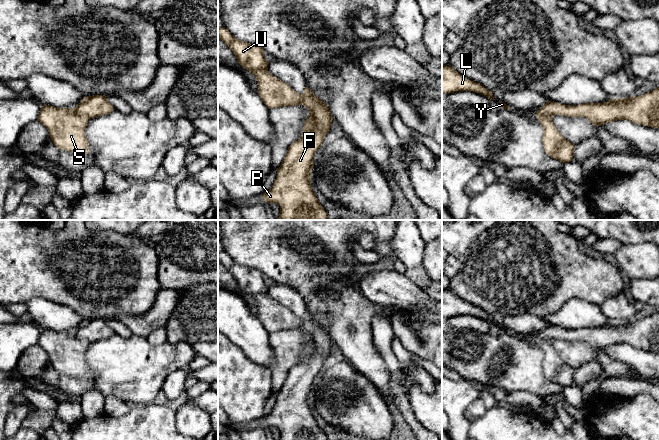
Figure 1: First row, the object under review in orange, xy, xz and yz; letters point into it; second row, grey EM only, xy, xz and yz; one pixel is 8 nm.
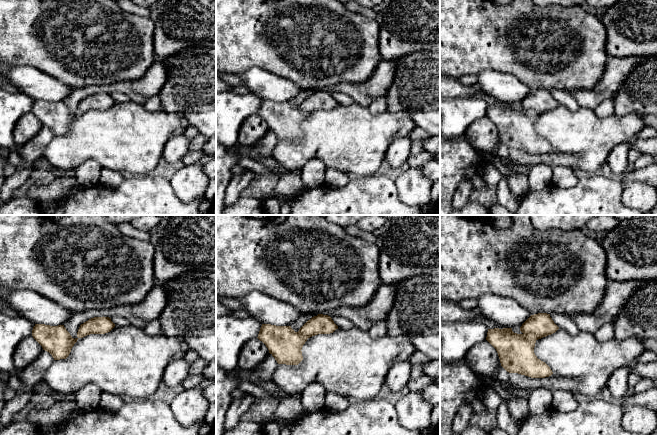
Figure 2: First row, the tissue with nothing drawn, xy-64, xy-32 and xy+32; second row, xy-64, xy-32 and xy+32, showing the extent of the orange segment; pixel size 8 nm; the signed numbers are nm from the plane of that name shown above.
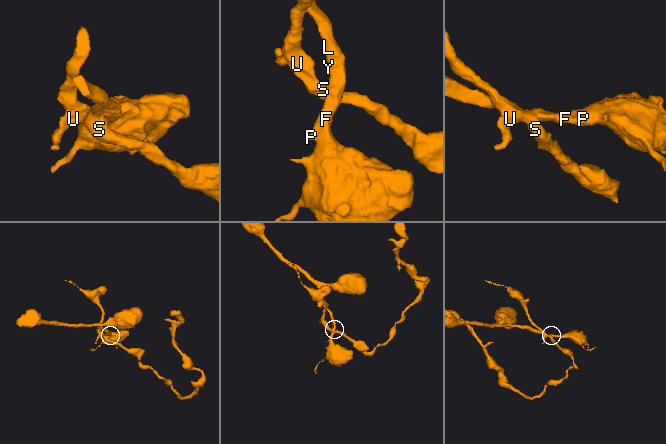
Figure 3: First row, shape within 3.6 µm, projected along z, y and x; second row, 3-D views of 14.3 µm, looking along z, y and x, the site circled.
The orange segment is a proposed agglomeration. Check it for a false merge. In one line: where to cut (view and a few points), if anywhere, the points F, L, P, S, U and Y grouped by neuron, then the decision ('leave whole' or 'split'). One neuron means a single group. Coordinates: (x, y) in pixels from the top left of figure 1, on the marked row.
no cut | F L P S U Y | leave whole

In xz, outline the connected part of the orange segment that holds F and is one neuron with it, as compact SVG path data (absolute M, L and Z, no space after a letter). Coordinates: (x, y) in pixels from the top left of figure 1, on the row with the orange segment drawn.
M225 27L218 29L218 37L233 51L238 63L256 77L258 94L268 109L303 105L309 110L309 116L303 125L303 133L288 147L273 186L263 193L264 201L277 203L280 206L280 215L277 220L328 220L326 211L312 190L311 171L314 166L313 157L330 131L333 118L329 107L310 88L306 87L304 92L299 94L288 84L270 74L269 63L261 47L236 39Z

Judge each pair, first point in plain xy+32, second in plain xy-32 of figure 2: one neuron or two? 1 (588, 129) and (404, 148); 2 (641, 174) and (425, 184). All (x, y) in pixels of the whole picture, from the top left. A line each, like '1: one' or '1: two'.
1: two
2: two

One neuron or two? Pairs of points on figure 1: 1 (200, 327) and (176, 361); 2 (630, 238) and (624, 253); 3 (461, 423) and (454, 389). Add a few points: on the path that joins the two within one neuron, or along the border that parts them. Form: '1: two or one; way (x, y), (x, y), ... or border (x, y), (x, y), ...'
1: two; border (167, 340), (170, 342), (186, 341), (190, 344)
2: two; border (648, 242), (622, 245)
3: one; way (455, 415), (454, 397)

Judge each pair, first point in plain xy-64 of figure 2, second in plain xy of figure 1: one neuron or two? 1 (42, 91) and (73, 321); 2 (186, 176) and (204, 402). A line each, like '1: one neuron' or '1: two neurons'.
1: one neuron
2: two neurons

